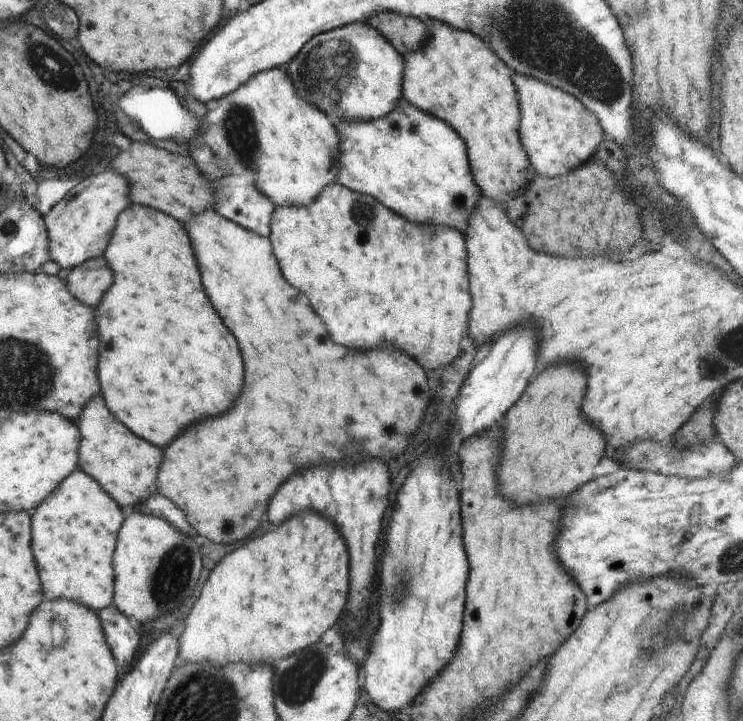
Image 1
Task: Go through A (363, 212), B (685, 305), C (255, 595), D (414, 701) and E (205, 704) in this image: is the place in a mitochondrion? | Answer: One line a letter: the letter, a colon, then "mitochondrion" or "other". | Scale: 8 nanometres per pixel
A: mitochondrion
B: other
C: other
D: other
E: mitochondrion

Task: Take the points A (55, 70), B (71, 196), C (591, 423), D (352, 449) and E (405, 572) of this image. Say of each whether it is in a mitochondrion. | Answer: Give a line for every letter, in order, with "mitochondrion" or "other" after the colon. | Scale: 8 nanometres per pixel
A: mitochondrion
B: other
C: other
D: mitochondrion
E: mitochondrion

